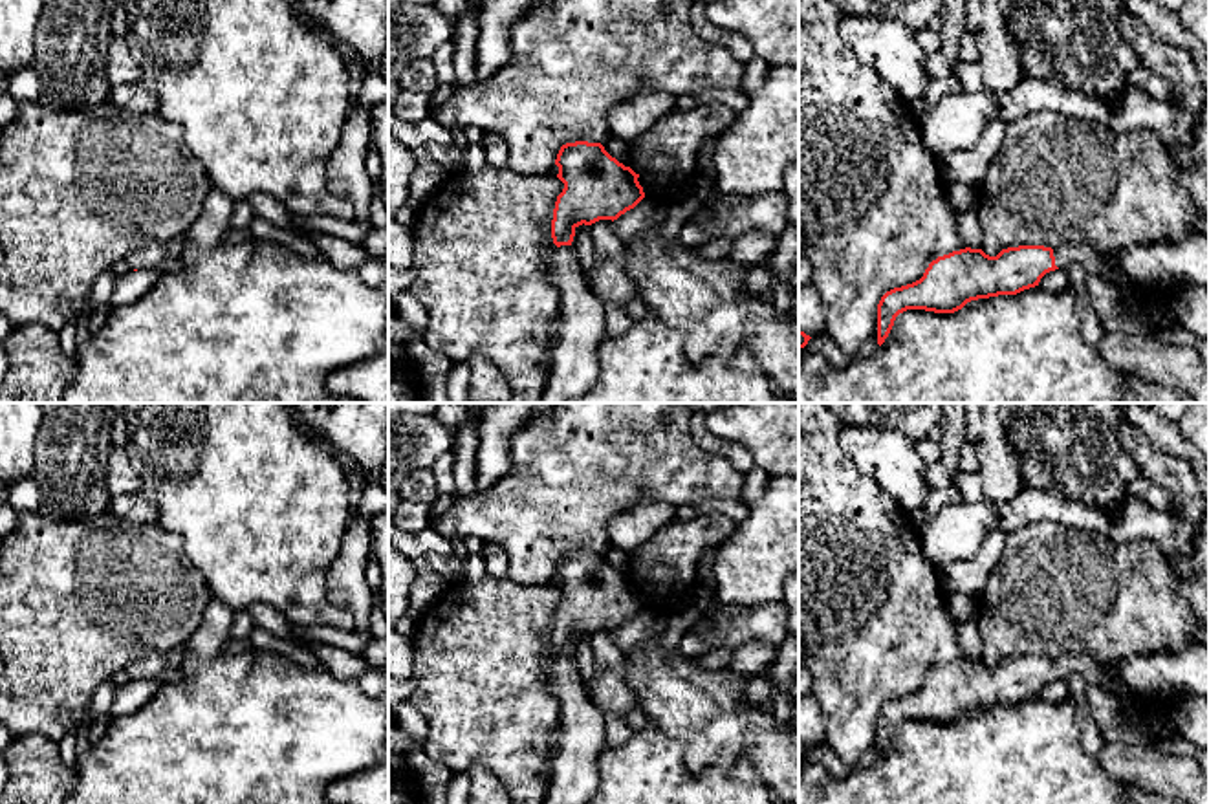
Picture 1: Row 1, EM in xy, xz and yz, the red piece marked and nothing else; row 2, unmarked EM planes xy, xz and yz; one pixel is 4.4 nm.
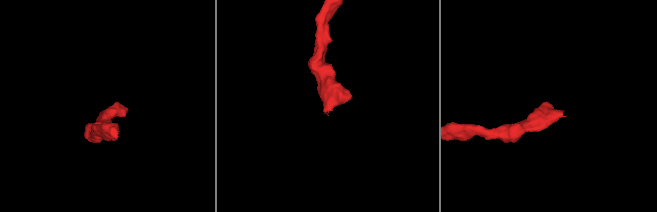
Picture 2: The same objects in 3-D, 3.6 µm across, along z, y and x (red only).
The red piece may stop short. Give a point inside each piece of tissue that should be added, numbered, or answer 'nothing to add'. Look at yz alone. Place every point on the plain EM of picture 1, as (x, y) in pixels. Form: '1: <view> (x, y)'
1: yz (1165, 676)

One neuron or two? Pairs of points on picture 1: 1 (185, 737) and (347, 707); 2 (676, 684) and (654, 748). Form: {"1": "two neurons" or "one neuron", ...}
{"1": "one neuron", "2": "two neurons"}

